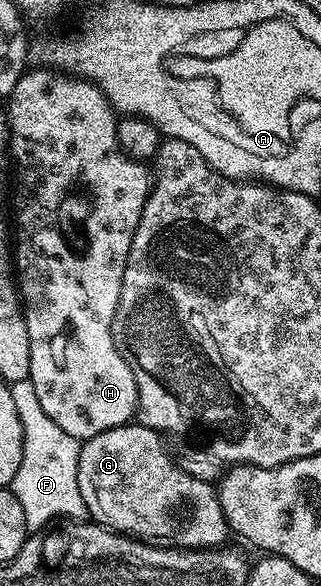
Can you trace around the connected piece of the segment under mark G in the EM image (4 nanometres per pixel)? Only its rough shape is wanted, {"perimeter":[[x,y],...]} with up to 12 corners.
{"perimeter":[[154,429],[80,444],[96,525],[185,549],[222,546],[216,486]]}

